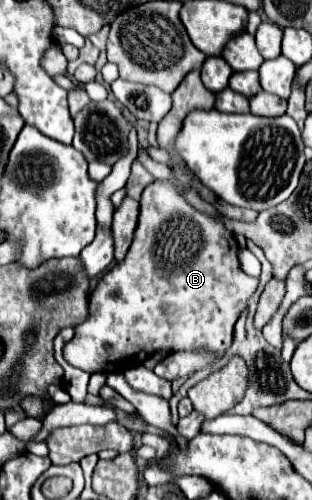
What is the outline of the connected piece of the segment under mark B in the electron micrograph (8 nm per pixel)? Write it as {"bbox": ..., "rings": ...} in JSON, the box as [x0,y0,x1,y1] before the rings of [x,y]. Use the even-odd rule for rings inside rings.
{"bbox":[63,70,259,374],"rings":[[[193,70],[187,74],[187,78],[179,84],[179,88],[173,92],[173,108],[169,114],[159,122],[157,128],[157,142],[163,150],[167,150],[173,158],[173,178],[161,182],[151,182],[141,196],[141,210],[139,210],[139,222],[135,230],[133,244],[125,256],[125,260],[117,266],[113,266],[97,284],[89,298],[89,316],[83,324],[75,328],[75,336],[71,342],[65,344],[63,356],[65,360],[81,368],[89,374],[95,372],[113,372],[113,370],[125,370],[127,366],[143,362],[149,354],[159,350],[197,350],[197,348],[209,348],[217,354],[225,354],[227,348],[233,342],[233,326],[239,318],[239,314],[247,308],[247,300],[257,290],[259,280],[247,276],[237,260],[239,244],[235,236],[225,228],[225,224],[209,216],[205,212],[199,212],[195,206],[189,204],[189,200],[179,192],[179,186],[185,186],[193,190],[193,182],[189,182],[189,168],[181,162],[181,156],[177,154],[173,142],[177,140],[177,134],[181,132],[183,120],[191,110],[197,108],[213,108],[215,94],[209,92],[199,76],[199,70]]]}

